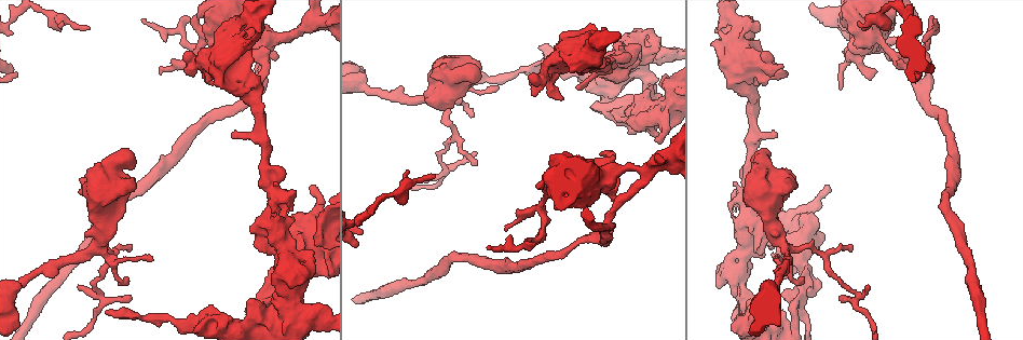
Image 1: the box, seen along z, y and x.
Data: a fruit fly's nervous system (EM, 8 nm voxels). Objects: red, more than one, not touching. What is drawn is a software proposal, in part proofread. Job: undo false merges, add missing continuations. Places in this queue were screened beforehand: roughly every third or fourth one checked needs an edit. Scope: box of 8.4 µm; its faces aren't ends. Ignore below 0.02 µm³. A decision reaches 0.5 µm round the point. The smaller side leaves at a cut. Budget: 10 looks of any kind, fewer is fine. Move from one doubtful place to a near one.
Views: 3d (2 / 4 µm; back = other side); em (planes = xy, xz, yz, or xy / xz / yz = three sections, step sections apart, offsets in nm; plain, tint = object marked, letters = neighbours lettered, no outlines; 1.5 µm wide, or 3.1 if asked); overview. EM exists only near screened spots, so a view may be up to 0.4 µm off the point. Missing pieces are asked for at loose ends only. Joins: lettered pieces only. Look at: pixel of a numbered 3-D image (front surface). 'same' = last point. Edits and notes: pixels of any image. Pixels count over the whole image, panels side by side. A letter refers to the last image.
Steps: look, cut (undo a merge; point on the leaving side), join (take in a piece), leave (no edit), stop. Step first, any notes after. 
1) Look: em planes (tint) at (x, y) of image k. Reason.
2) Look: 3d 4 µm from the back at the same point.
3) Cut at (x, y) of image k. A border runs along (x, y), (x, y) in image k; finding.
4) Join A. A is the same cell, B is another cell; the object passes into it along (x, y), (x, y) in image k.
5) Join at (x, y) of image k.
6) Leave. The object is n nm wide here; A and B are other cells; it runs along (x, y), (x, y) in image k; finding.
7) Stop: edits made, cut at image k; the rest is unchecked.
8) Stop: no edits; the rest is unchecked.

Look: em yz step 8 (letters) at (102, 243) of image 1. Four or more arms meet.

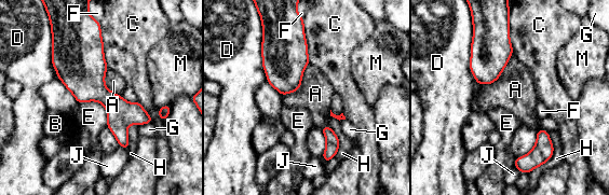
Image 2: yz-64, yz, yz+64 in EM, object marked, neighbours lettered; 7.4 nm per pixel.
Leave. A, B, C, D, E, F, G, H, J and M are other cells; continuous, no second neuron.

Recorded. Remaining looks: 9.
Look: em planes (tint) at (131, 246) of image 1. Tapers out.

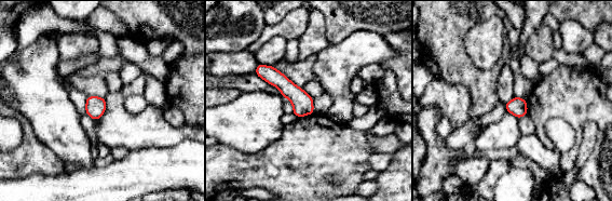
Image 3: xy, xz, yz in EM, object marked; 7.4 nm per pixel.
Look: em planes (letters) at the same point. What lies round it.

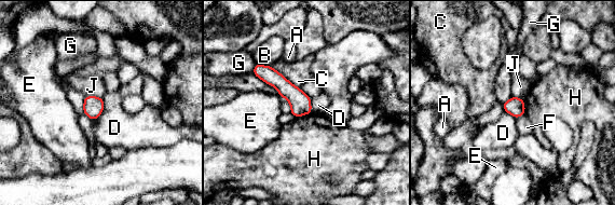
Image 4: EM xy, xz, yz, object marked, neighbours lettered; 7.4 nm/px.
Leave. A, B, C, D, E, F, G, H and J are other cells; none of them fits.

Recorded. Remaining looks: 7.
Look: em planes (plain) at (863, 29) of image 1. End of a long branch.

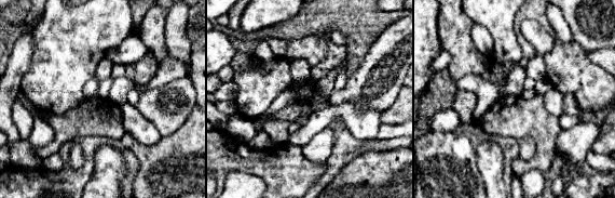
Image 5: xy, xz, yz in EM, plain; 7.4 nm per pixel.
Look: em planes (letters) at the same point. See the neighbours.

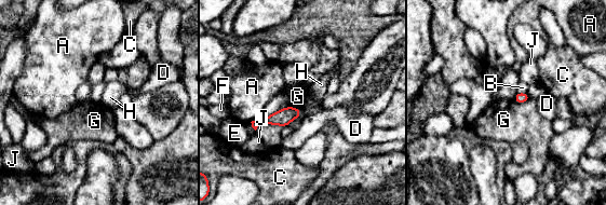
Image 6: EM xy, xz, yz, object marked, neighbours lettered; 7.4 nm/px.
Leave. The longest contact is with G, 160 nm; A, B, C, D, E, F, G, H and J are other cells; it runs along (297, 112), (254, 124) in image 6; no lettered piece goes on from it.

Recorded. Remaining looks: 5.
Look: em yz step 4 (tint) at (360, 229) of image 1. Tapers out.

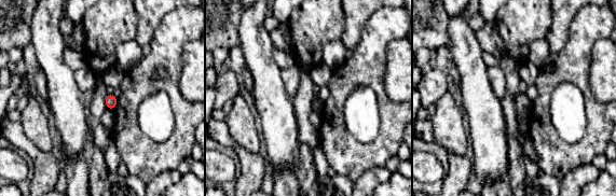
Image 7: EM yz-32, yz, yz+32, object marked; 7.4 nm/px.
Look: em planes (letters) at the same point.

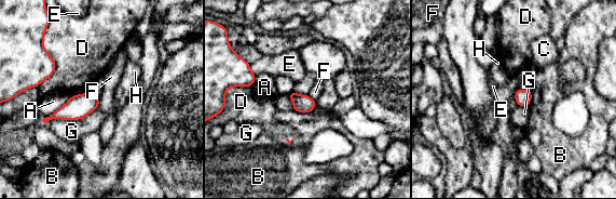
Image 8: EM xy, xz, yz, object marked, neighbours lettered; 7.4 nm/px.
Leave. The object is 110 nm wide here; A, B, C, D, E, F, G and H are other cells; a border runs along (100, 97), (97, 107) in image 8; no lettered piece goes on from it.

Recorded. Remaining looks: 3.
Stop: no edits; the rest is unchecked.

